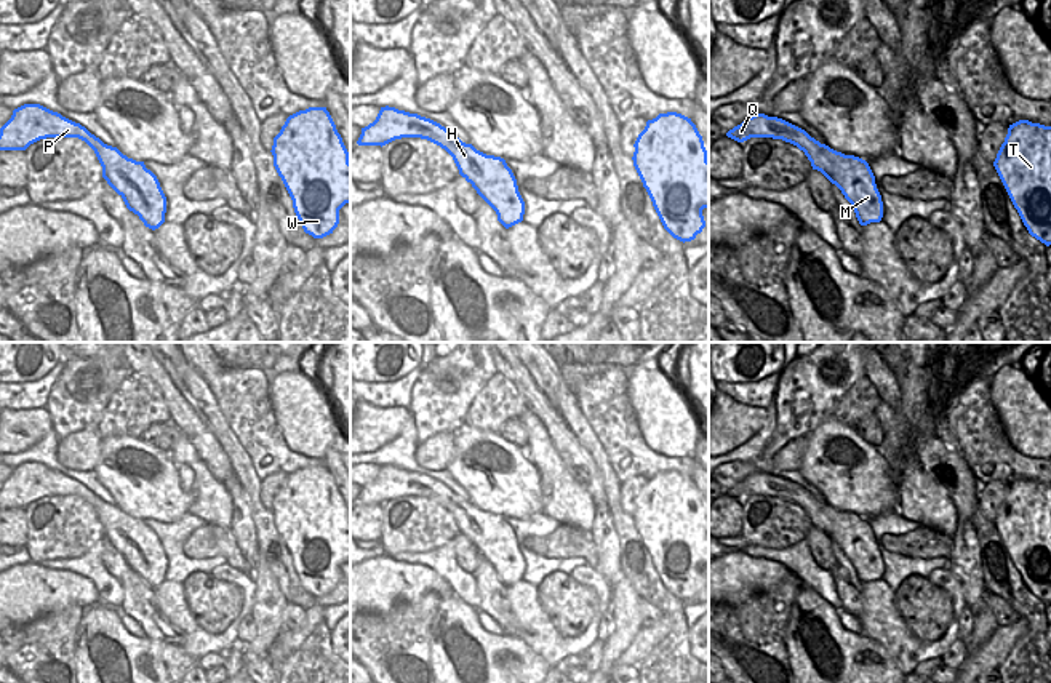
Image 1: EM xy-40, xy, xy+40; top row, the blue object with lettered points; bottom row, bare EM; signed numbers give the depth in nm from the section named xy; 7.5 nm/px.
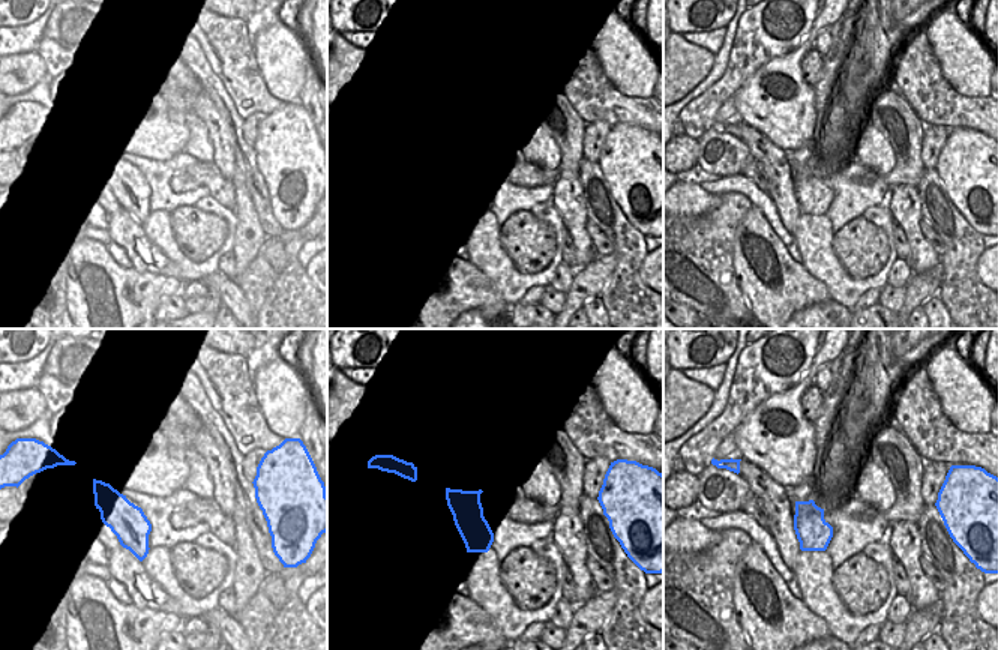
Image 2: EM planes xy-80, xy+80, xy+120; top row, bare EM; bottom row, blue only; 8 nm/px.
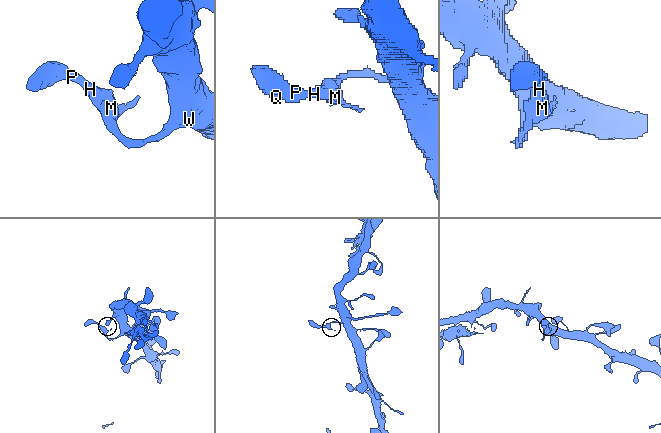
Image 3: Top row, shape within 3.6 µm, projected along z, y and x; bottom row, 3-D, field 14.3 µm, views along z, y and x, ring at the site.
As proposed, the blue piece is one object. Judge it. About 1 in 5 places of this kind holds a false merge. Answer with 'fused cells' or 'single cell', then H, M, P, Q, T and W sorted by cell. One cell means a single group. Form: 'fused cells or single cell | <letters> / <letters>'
single cell | H M P Q T W

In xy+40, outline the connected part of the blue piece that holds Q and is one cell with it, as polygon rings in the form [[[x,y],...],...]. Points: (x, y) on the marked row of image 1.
[[[765,114],[749,117],[729,130],[726,136],[737,142],[744,142],[750,138],[773,138],[797,146],[808,157],[813,170],[821,171],[841,190],[845,198],[851,203],[861,226],[881,221],[881,195],[865,160],[837,152],[811,138],[805,130]]]

